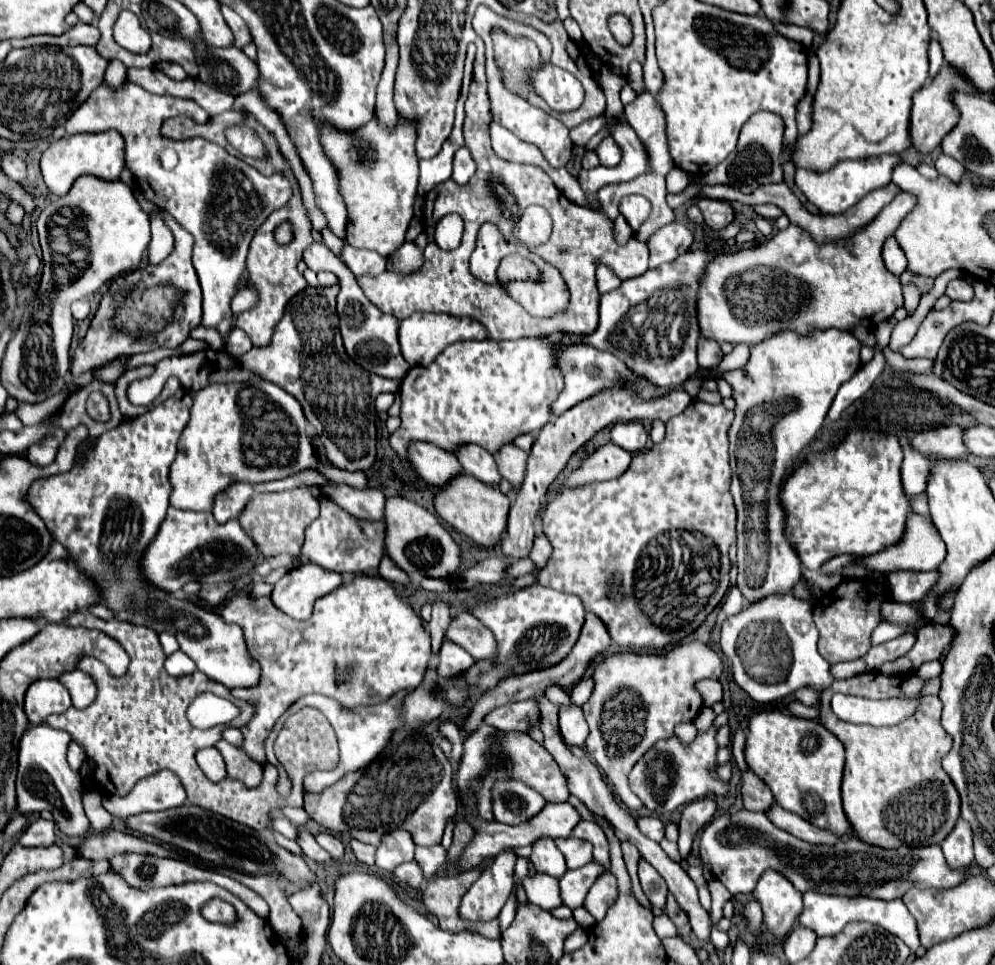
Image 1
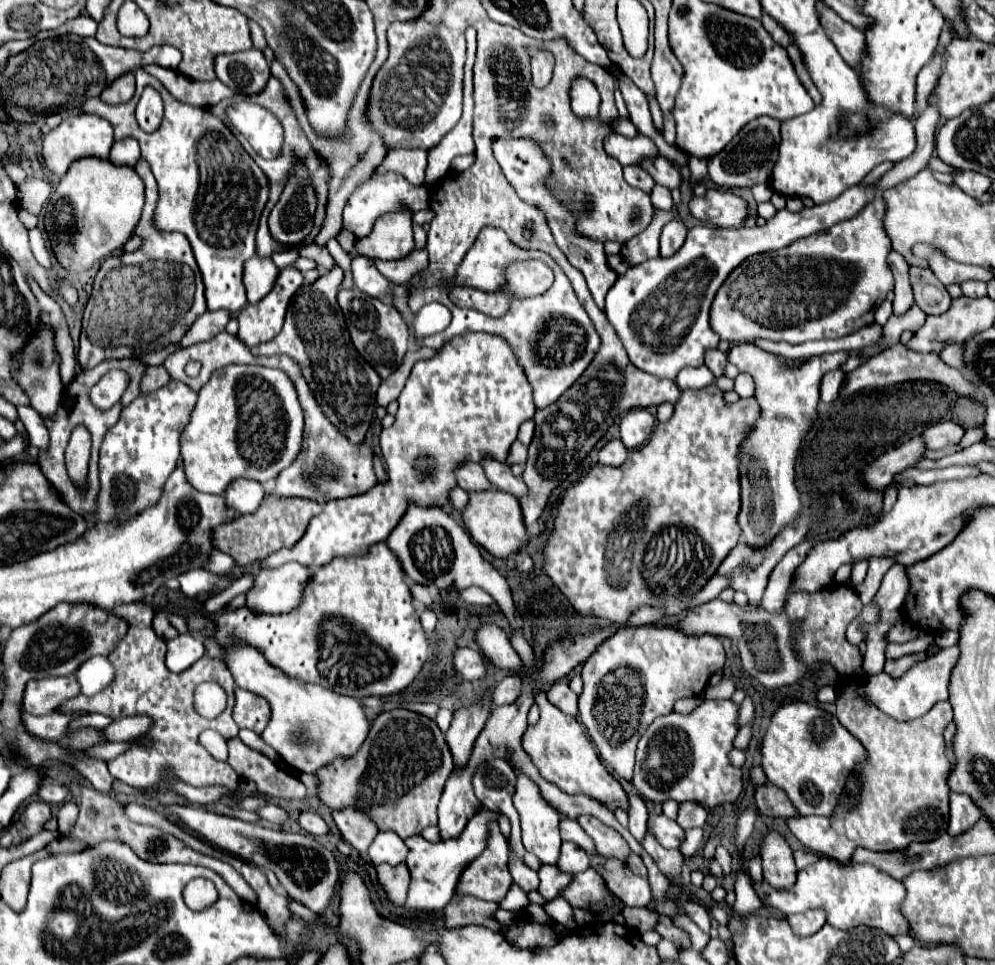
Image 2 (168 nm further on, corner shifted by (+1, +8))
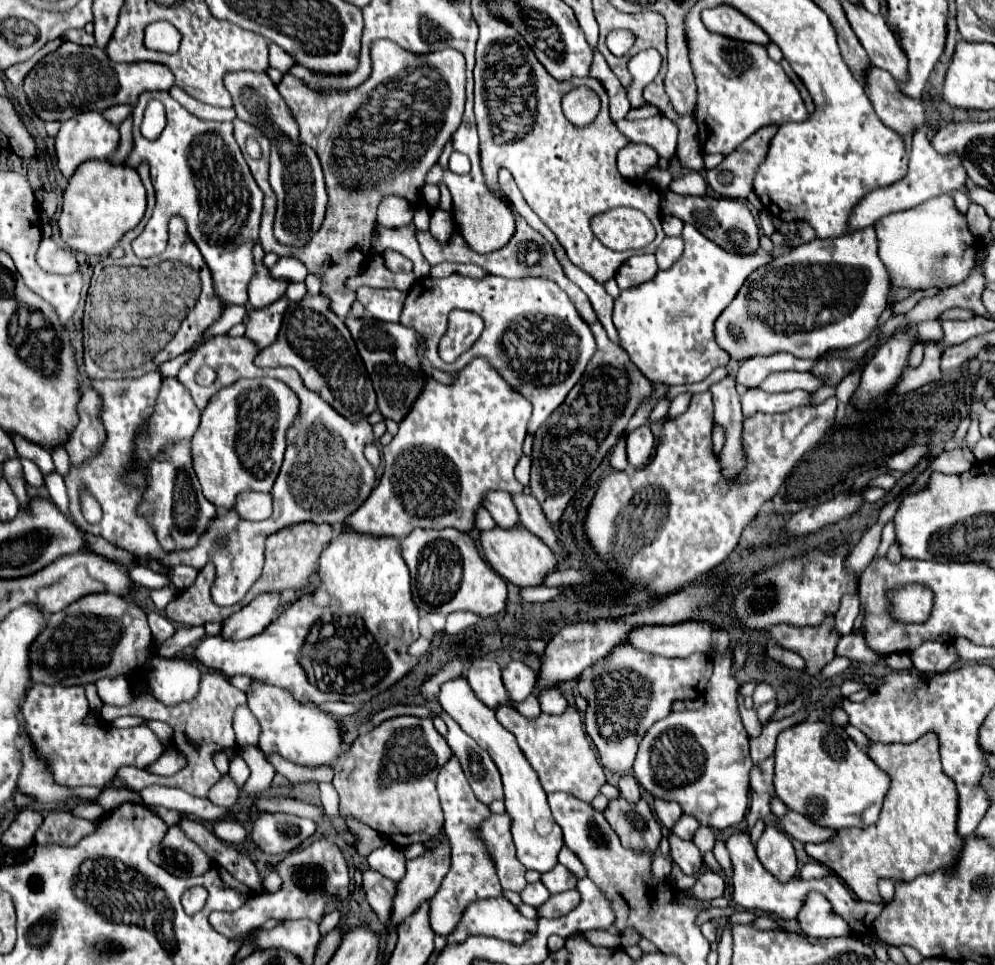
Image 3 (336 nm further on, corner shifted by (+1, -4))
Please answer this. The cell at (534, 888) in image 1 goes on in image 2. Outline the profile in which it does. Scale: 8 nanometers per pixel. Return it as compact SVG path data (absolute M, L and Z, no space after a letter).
M510 853L508 871L510 871L510 875L512 875L514 883L516 883L516 885L520 885L526 893L528 893L528 891L532 891L532 889L538 889L538 873L536 873L536 871L532 871L532 869L524 863L524 859L514 857L514 855Z

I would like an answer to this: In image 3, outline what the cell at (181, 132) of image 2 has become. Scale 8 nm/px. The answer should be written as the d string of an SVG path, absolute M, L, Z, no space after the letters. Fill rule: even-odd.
M144 91L132 111L134 121L134 149L126 164L136 168L141 160L147 160L156 189L156 207L146 229L134 239L132 249L136 257L150 259L160 255L168 243L168 223L172 217L182 217L188 225L188 235L200 249L214 281L214 293L218 301L228 305L246 305L246 285L252 277L252 249L258 241L260 213L264 193L256 185L242 151L232 135L232 123L204 121L190 115L180 103L176 103L168 91ZM150 99L160 99L166 107L168 125L156 141L146 141L138 131L140 111L144 111Z

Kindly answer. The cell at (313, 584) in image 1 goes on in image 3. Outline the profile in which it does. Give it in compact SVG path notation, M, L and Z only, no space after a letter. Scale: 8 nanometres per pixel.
M262 593L226 619L222 635L228 639L246 639L258 635L272 623L274 613L282 607L284 603L280 593Z

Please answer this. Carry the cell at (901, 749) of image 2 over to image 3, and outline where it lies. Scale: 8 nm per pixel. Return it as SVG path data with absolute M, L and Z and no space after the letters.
M926 733L914 743L870 743L866 749L868 757L890 777L890 789L884 797L880 817L874 825L866 829L840 829L834 837L824 843L806 843L806 853L830 867L846 885L864 901L880 901L876 891L876 879L888 877L898 881L912 881L922 873L932 873L942 867L950 867L956 861L956 855L962 847L962 837L956 835L956 787L952 779L942 771L938 755L938 737Z

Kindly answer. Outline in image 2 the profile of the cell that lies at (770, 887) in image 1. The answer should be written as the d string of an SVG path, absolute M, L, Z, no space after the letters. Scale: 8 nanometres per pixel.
M768 831L760 843L764 879L776 889L788 889L796 881L792 849L778 831Z

